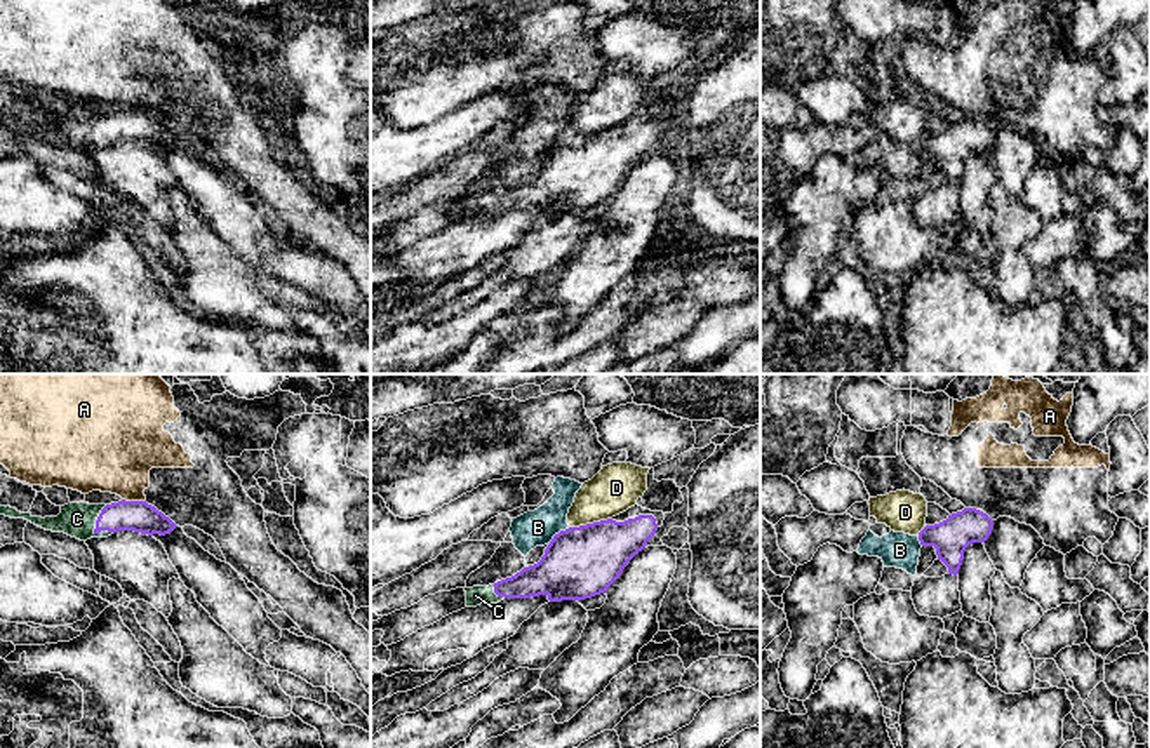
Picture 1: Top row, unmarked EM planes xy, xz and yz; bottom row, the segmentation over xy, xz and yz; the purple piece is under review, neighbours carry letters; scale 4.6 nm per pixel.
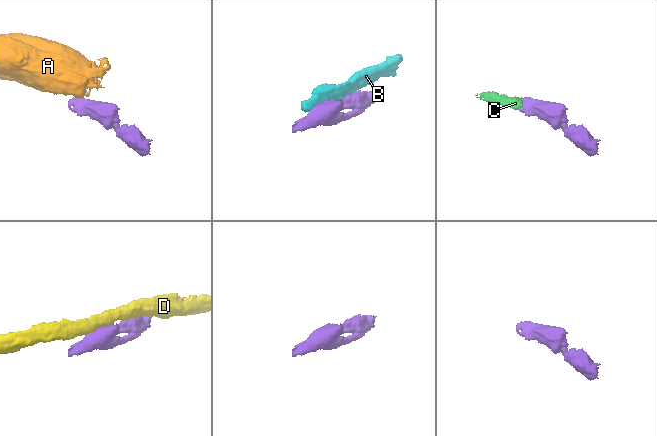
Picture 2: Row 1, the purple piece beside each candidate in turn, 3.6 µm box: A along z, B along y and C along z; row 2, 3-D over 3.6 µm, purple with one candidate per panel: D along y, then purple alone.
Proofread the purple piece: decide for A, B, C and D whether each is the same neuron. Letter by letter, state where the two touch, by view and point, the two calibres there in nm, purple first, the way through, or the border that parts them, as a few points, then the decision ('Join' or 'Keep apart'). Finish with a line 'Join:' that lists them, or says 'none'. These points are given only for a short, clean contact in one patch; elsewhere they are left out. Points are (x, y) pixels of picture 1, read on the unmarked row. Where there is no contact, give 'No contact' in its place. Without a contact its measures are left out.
A: Touches purple at xy (134, 112). Thickness 140 nm (purple) against 360 nm. Boundary: xy (122, 108), (145, 112). Keep apart
B: Touches purple at xz (559, 143). Thickness 340 nm (purple) against 160 nm. Boundary: xz (569, 138), (548, 152). Keep apart
C: Touches purple at xy (96, 131). Thickness 140 nm (purple) against 160 nm. Path across: xy (126, 126), (96, 131), (77, 129). Join
D: Touches purple at xz (590, 134). Thickness 340 nm (purple) against 220 nm. Boundary: xz (611, 127), (569, 138). Keep apart
Join: C

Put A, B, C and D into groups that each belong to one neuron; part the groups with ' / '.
A / B / C / D

